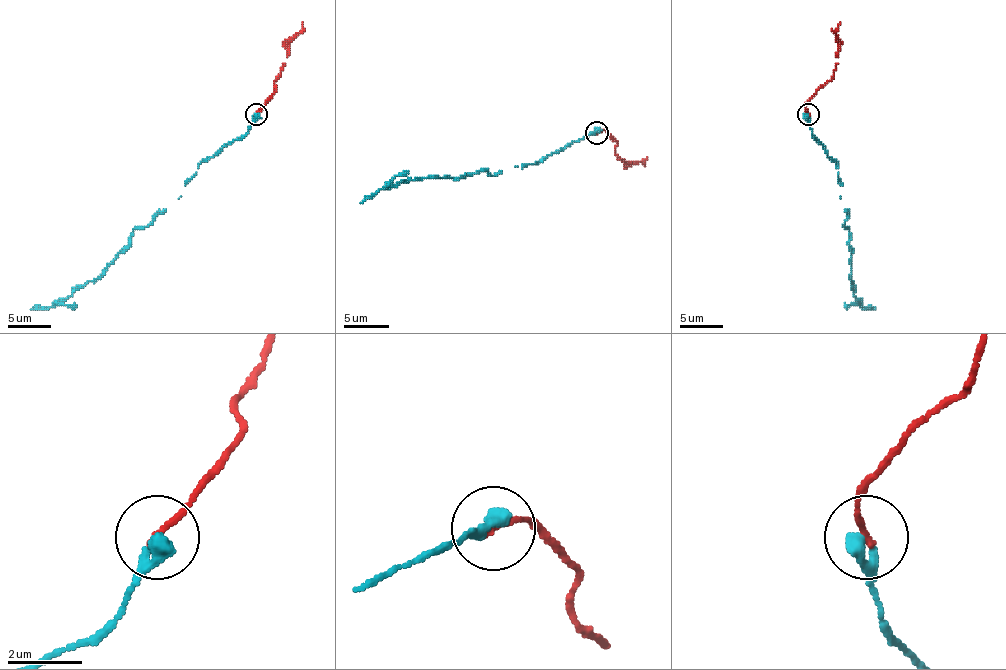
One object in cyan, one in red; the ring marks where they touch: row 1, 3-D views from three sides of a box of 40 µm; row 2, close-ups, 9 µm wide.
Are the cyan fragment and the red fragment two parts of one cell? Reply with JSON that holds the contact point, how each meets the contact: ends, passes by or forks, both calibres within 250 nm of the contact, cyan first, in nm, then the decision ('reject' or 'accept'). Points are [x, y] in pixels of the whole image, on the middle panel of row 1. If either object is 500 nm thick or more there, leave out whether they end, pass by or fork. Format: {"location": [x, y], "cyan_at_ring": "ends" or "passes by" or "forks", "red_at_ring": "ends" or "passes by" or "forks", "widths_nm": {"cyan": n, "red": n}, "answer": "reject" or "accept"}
{"location": [596, 132], "cyan_at_ring": "ends", "red_at_ring": "ends", "widths_nm": {"cyan": 400, "red": 180}, "answer": "accept"}

